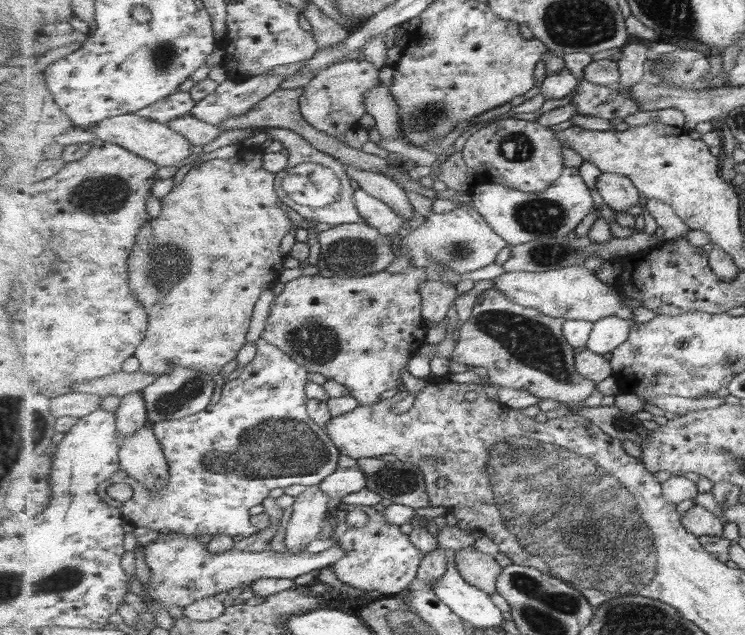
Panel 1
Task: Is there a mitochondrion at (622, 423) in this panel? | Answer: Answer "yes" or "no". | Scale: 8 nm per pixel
yes

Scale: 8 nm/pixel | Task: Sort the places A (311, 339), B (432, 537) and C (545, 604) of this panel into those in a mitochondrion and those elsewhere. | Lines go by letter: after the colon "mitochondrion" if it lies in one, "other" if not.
A: mitochondrion
B: other
C: mitochondrion

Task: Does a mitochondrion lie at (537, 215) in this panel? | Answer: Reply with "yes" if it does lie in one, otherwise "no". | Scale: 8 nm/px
yes

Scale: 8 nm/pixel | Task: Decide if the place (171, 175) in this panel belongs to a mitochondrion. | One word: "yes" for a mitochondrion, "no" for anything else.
no

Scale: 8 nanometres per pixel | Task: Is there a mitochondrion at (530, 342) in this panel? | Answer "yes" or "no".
yes

